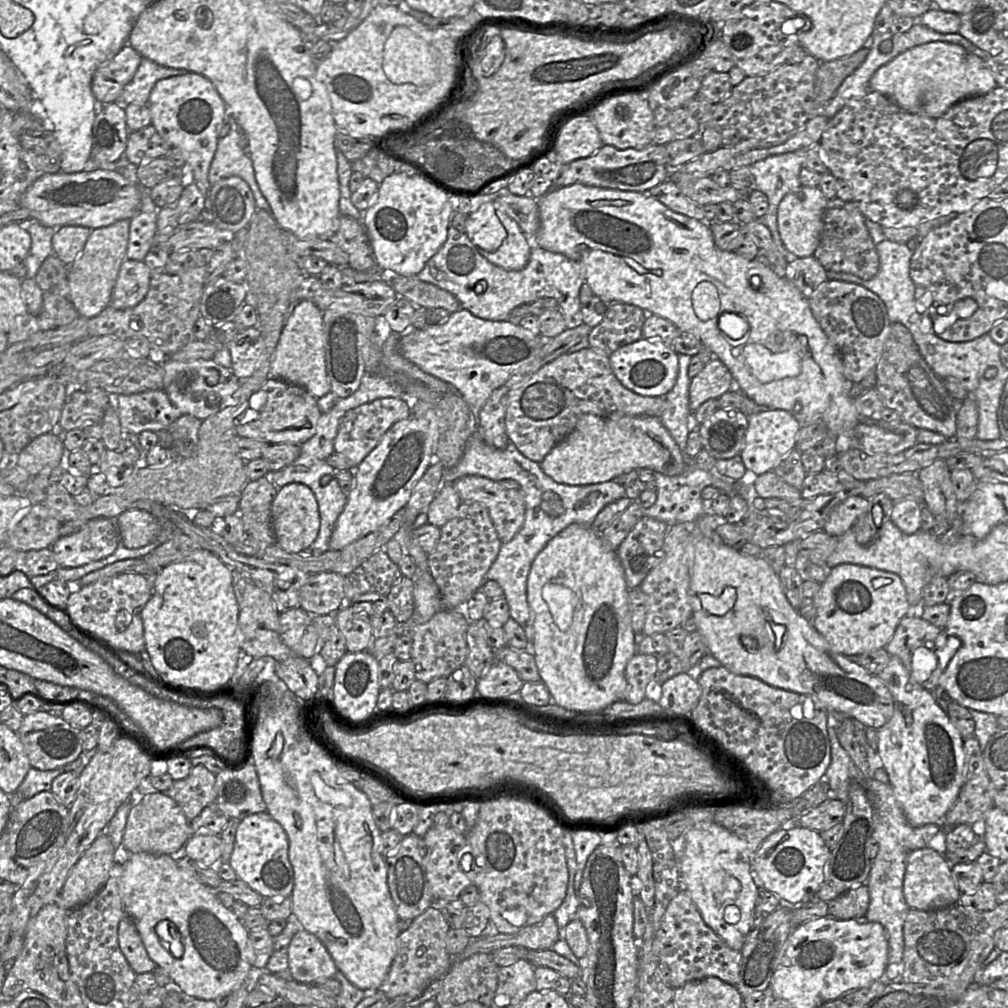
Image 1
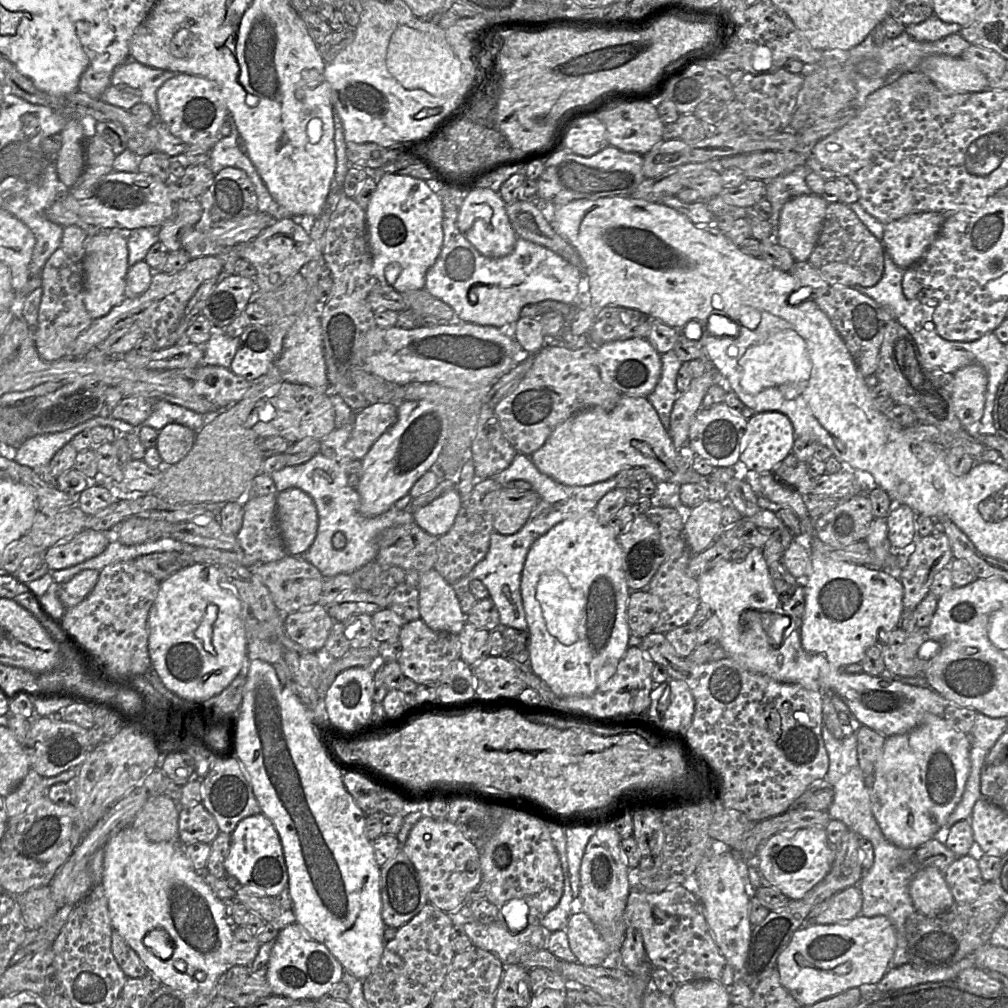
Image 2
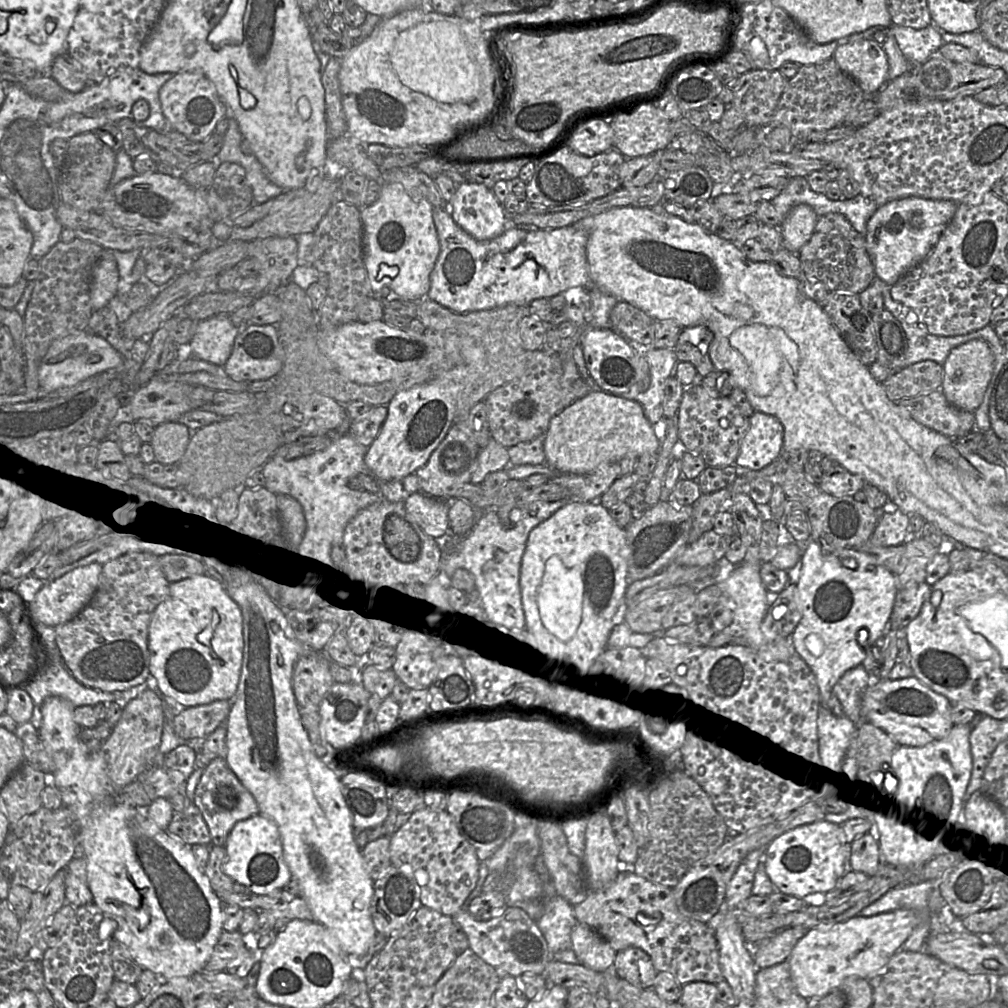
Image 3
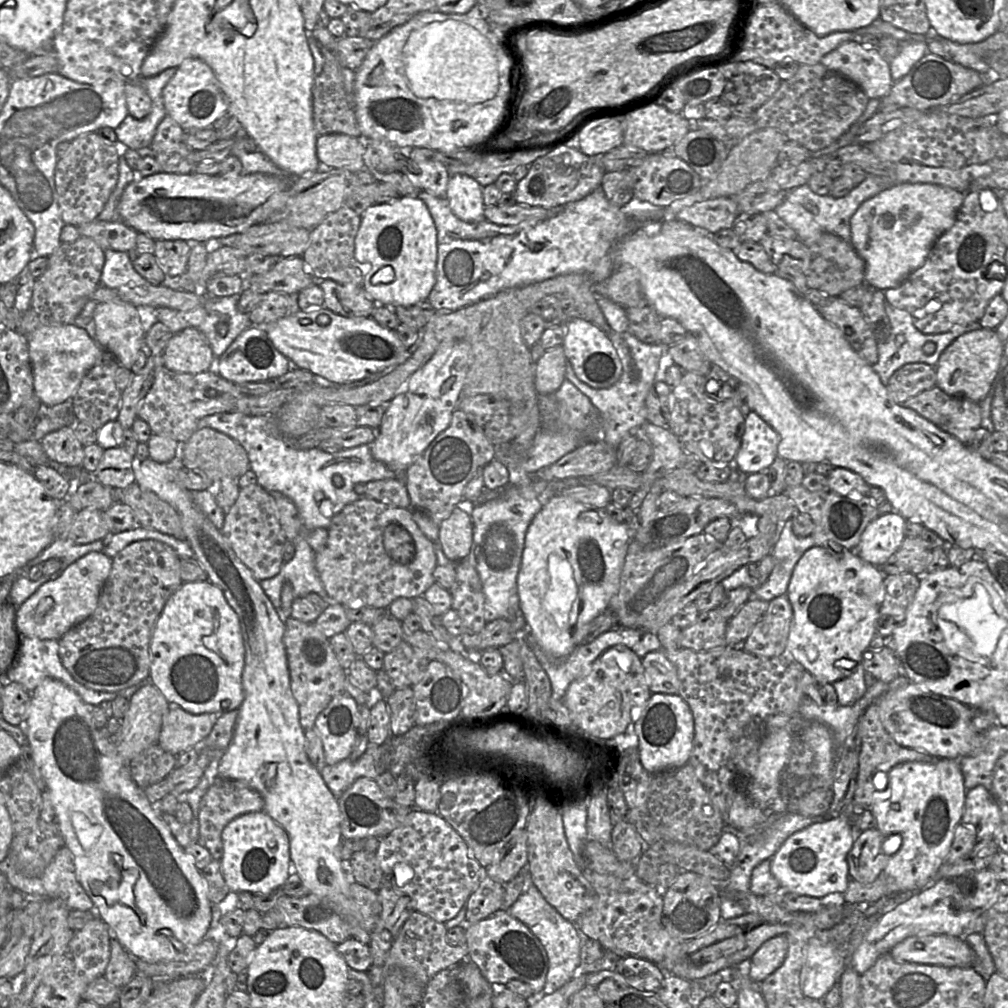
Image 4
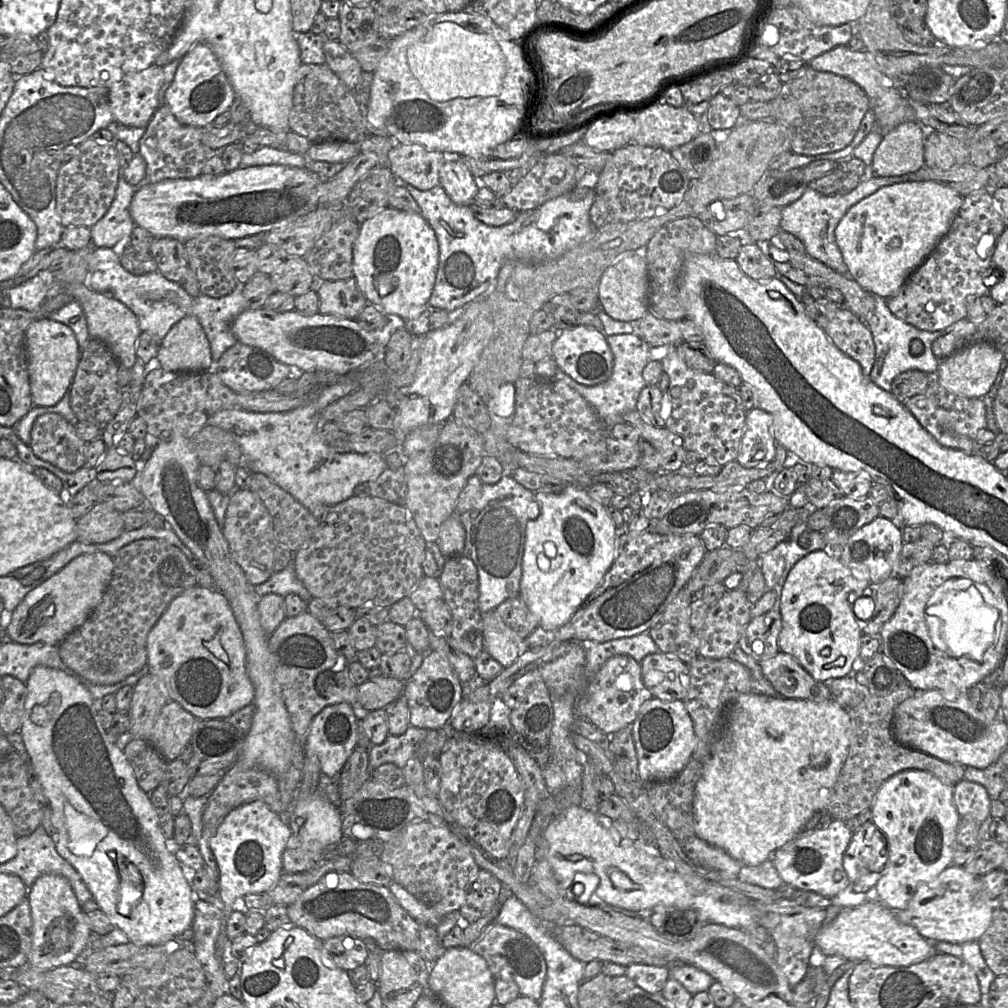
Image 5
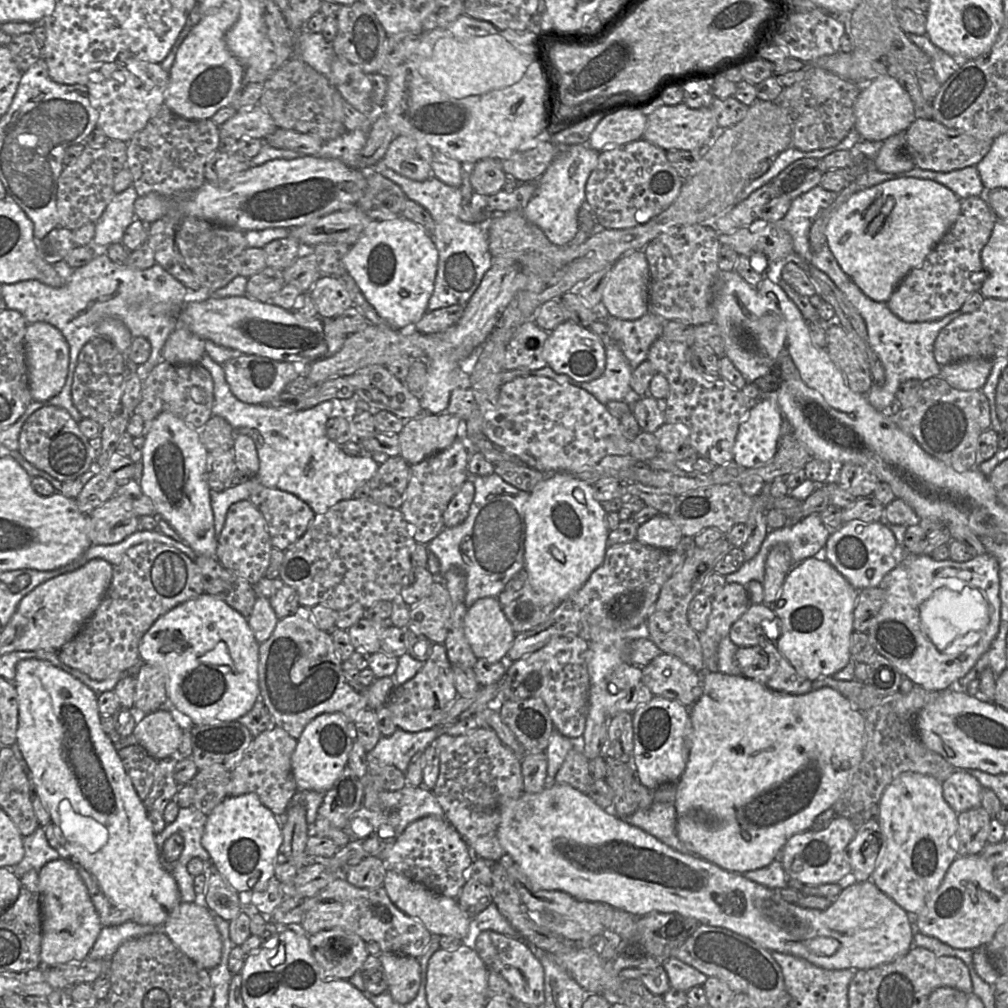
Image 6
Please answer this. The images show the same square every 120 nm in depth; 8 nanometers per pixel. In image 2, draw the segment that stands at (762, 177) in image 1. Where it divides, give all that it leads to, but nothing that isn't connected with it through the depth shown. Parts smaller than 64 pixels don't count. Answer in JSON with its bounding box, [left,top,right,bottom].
[765,165,812,230]

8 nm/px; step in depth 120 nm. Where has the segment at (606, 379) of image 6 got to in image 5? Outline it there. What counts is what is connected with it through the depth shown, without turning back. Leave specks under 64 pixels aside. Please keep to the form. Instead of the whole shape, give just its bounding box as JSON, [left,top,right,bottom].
[553,333,651,428]

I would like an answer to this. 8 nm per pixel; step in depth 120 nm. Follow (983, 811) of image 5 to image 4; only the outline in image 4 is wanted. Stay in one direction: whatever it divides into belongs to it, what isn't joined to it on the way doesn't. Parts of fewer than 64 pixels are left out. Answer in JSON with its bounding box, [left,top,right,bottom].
[961,786,1002,840]

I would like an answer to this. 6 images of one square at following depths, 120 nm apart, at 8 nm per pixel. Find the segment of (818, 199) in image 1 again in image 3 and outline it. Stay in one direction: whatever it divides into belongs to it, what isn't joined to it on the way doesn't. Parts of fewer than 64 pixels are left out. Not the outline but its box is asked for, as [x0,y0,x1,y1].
[778,204,818,254]

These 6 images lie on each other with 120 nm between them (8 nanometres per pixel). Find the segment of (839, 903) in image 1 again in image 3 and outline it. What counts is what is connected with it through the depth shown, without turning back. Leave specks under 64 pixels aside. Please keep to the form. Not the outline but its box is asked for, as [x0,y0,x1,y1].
[752,926,810,969]

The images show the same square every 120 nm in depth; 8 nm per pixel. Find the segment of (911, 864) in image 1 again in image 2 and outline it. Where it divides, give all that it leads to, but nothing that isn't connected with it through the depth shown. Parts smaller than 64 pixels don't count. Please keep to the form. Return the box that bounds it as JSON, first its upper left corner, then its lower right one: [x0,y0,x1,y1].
[909,867,955,917]

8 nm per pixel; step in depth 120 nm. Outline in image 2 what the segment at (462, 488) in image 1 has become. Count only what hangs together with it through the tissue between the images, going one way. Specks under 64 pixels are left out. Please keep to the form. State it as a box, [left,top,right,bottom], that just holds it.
[494,487,539,535]

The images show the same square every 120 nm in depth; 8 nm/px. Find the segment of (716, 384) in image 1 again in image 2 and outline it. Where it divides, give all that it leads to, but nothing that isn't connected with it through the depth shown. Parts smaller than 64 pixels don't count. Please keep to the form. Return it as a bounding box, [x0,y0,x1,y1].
[668,368,725,450]

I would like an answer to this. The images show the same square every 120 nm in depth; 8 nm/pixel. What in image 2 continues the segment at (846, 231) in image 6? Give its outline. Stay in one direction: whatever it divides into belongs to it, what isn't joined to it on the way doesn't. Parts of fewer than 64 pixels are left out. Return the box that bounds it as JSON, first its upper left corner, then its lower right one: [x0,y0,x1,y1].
[882,212,946,269]

